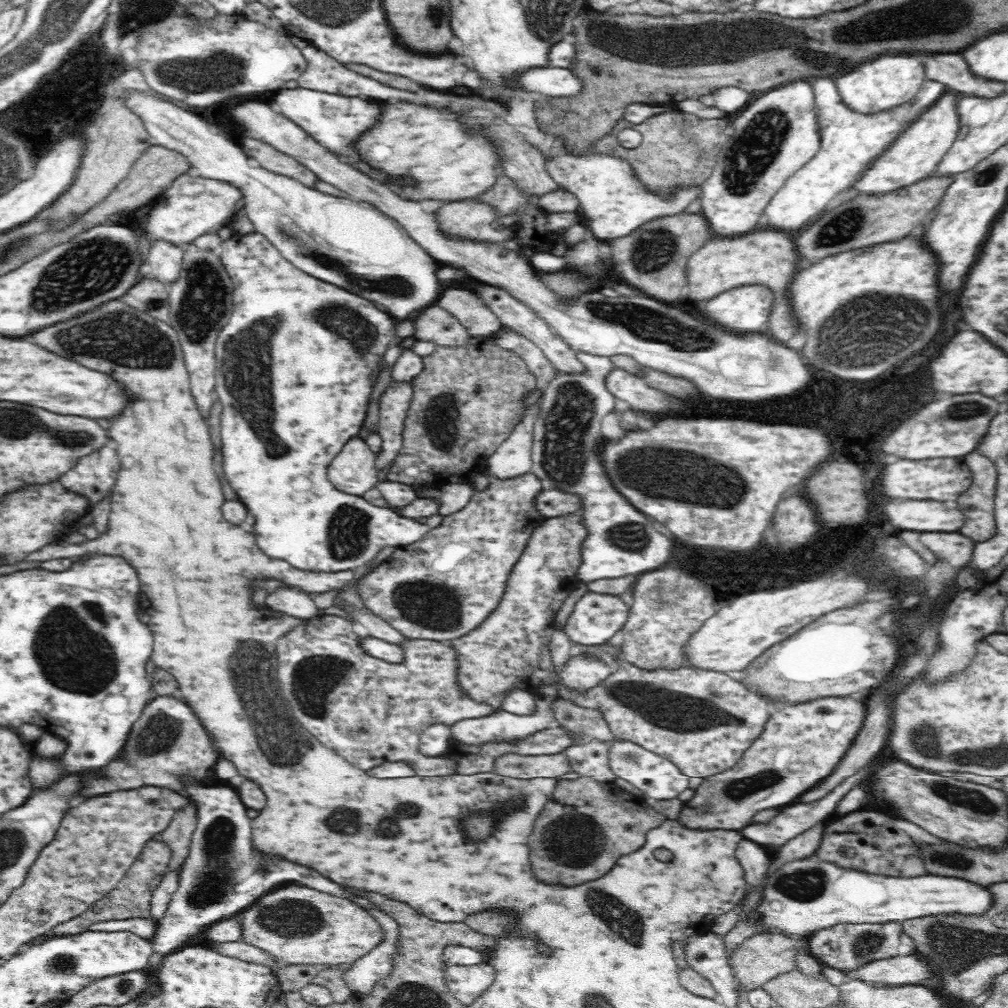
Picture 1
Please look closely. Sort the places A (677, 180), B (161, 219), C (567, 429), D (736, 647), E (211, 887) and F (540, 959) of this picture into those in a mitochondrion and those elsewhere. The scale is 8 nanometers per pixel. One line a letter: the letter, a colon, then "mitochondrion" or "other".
A: other
B: other
C: mitochondrion
D: other
E: mitochondrion
F: other

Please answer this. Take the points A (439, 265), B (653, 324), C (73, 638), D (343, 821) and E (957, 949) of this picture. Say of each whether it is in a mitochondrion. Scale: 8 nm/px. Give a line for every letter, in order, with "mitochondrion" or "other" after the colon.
A: other
B: mitochondrion
C: mitochondrion
D: mitochondrion
E: mitochondrion

